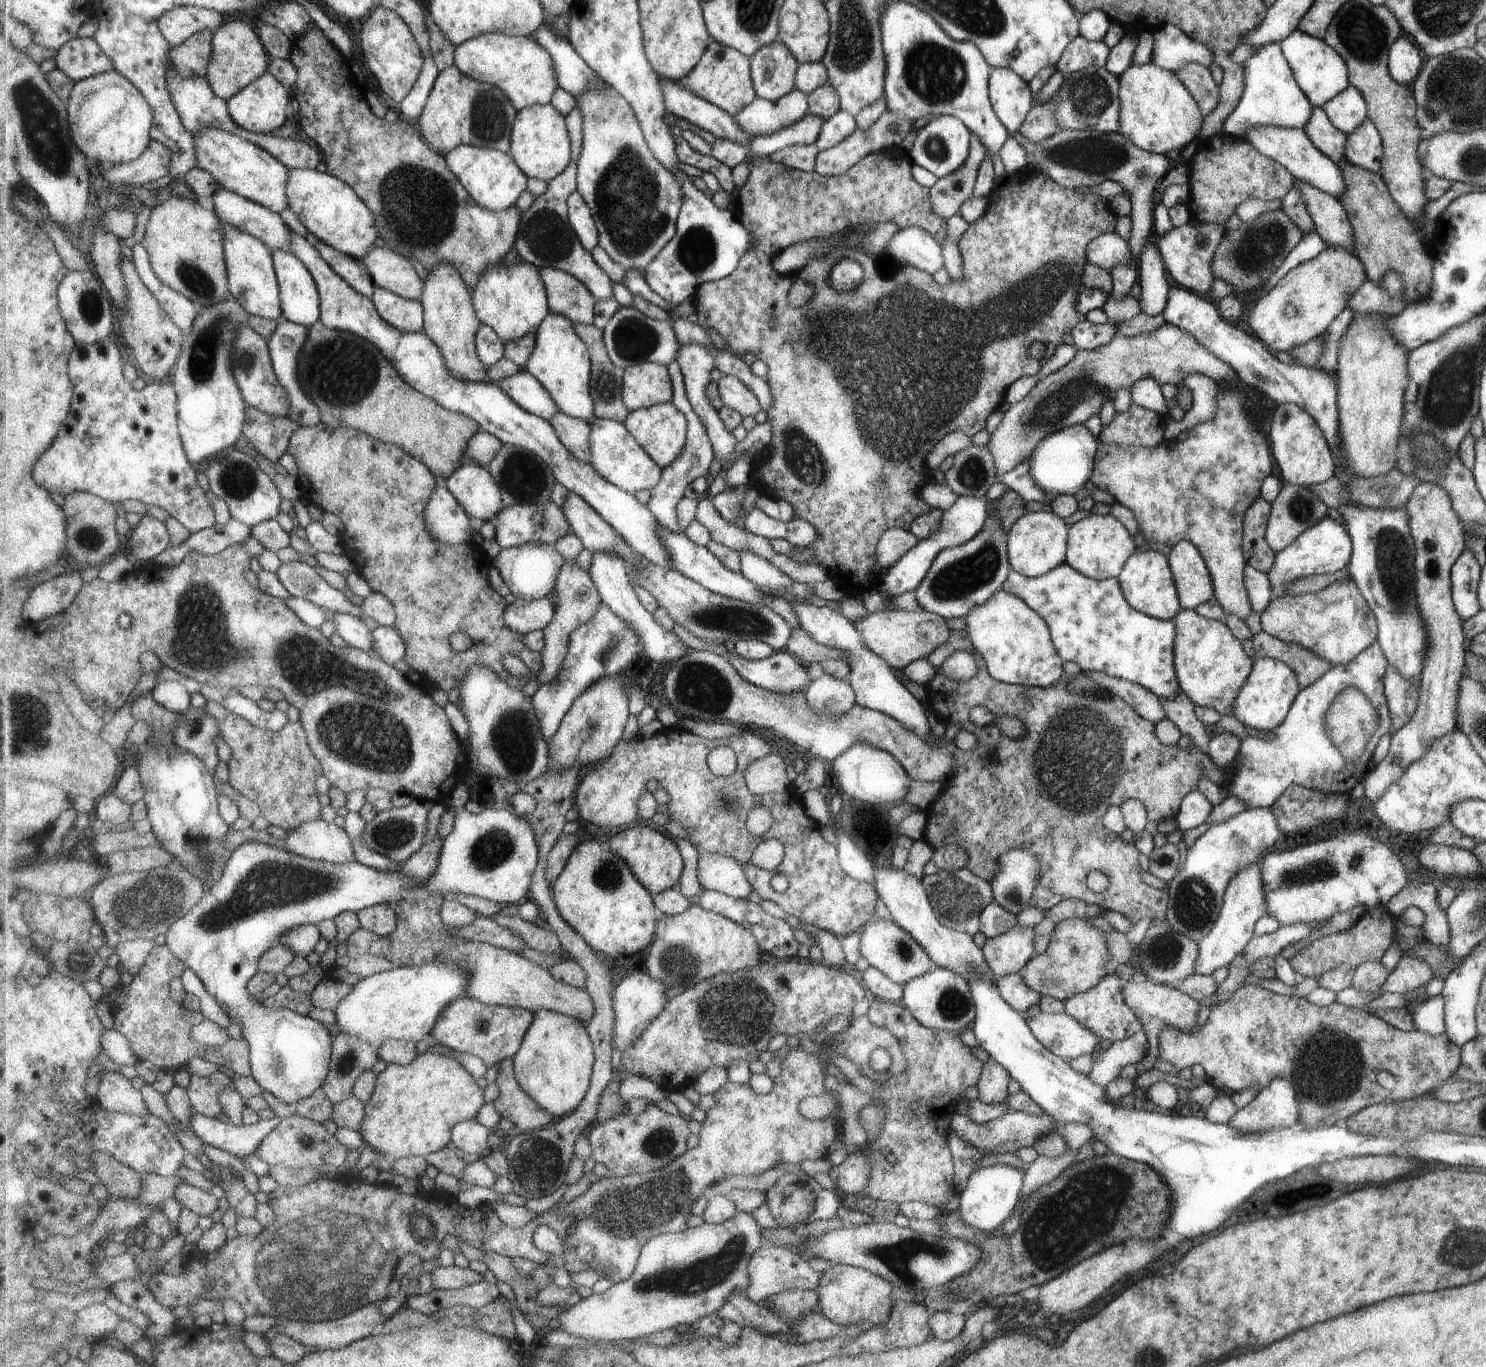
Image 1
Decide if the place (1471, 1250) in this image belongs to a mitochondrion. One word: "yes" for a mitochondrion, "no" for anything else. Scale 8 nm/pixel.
yes

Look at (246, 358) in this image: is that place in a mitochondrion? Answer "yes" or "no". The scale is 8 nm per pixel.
yes

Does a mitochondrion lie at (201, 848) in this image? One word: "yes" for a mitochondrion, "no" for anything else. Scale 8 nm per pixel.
yes

